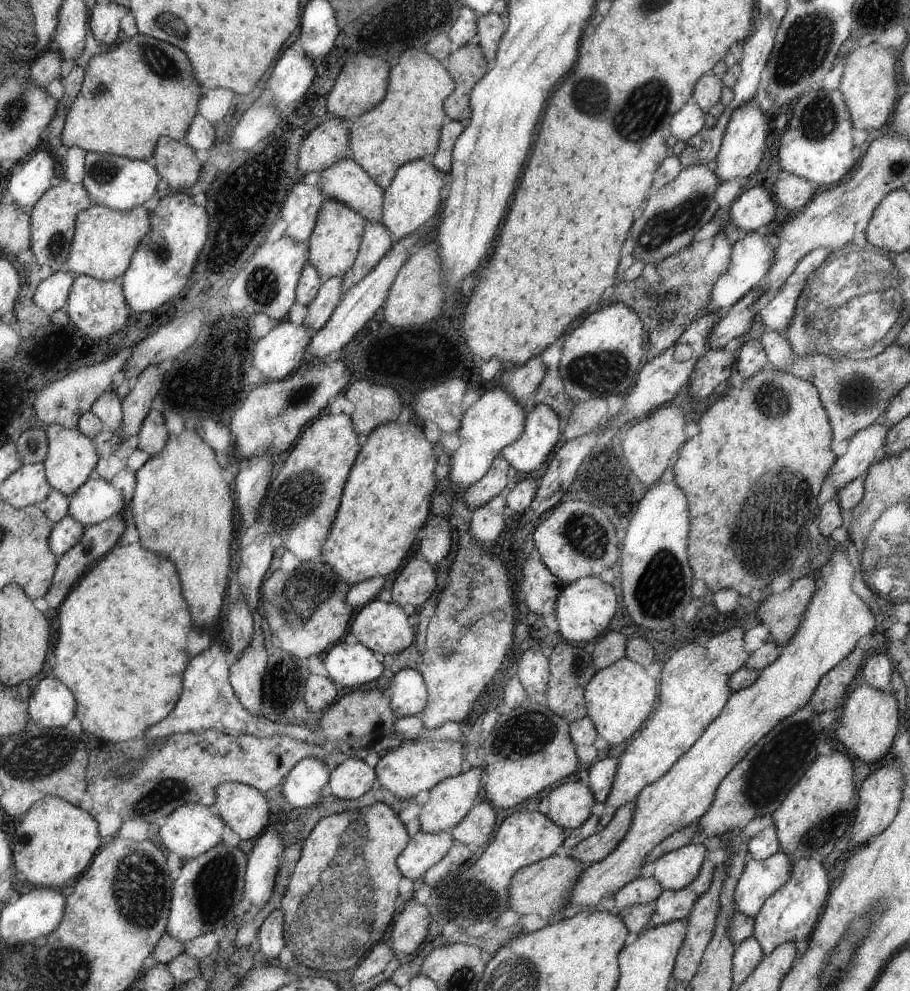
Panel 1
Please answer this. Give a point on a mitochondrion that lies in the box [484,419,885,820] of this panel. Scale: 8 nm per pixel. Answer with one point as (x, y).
(782, 761)

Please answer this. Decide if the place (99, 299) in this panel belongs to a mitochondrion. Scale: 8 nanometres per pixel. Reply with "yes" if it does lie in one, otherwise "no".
no

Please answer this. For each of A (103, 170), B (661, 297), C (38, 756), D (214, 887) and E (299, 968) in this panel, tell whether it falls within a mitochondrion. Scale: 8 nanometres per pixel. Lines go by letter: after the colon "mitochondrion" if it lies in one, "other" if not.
A: mitochondrion
B: other
C: mitochondrion
D: mitochondrion
E: mitochondrion

